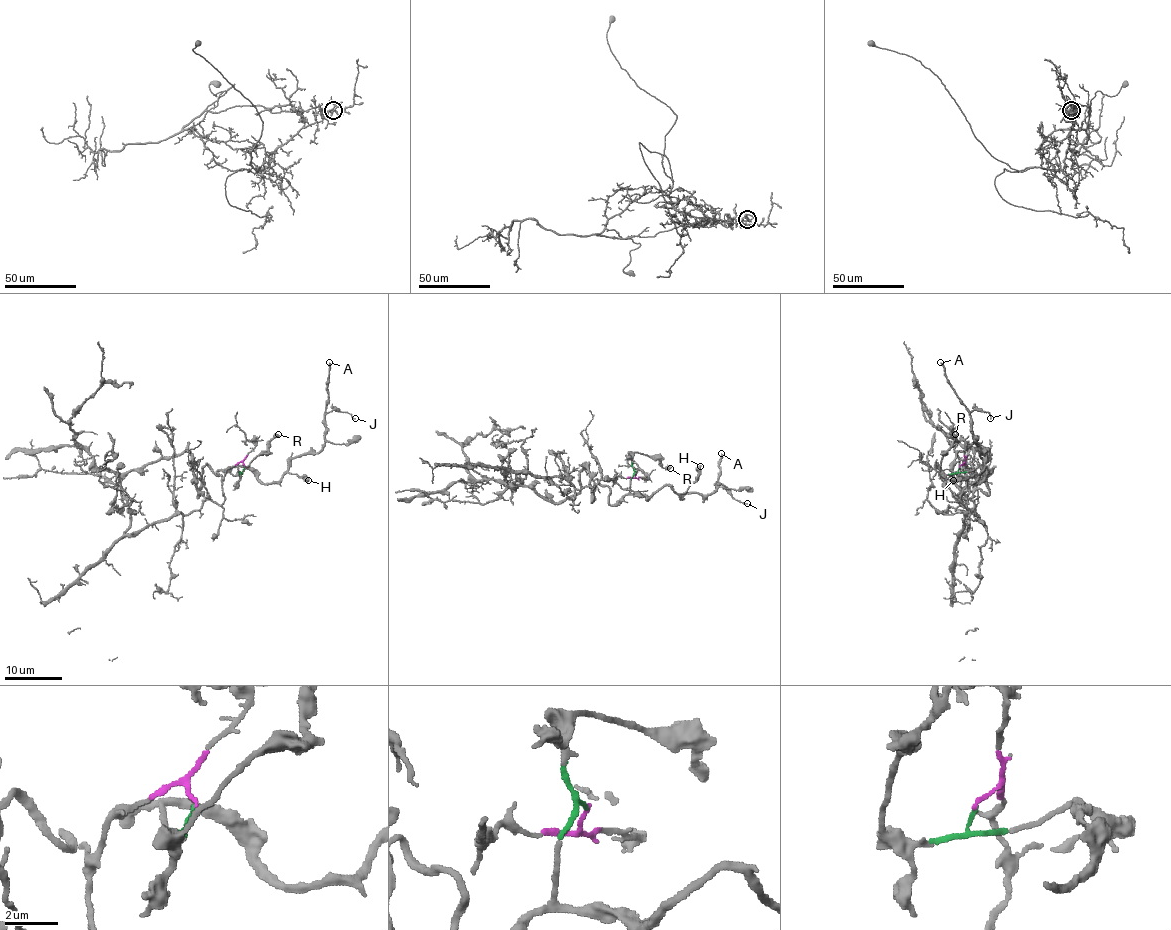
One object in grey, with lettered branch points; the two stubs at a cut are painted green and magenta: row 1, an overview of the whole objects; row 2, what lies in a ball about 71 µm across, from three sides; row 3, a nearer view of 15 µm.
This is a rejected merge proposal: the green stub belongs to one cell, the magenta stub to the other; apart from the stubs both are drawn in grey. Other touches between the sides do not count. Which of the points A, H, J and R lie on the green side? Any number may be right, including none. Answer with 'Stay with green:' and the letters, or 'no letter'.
Stay with green: A, H, J, R

